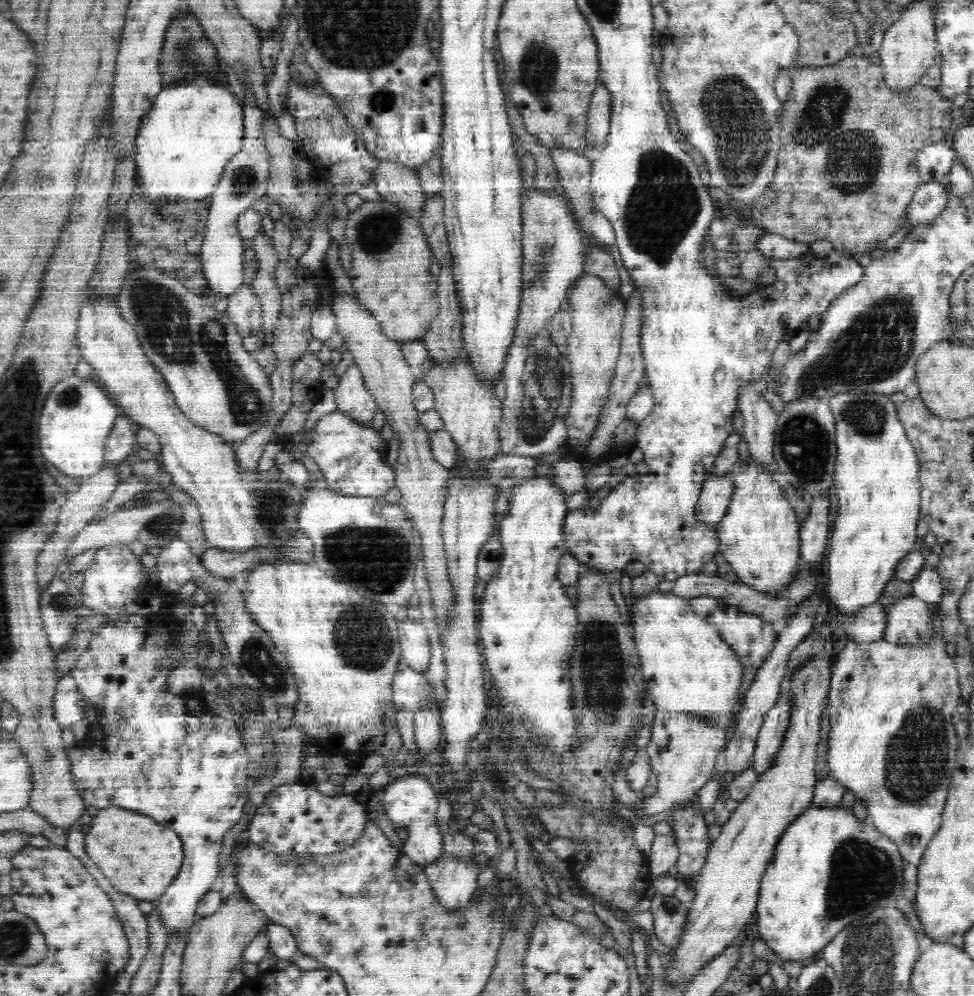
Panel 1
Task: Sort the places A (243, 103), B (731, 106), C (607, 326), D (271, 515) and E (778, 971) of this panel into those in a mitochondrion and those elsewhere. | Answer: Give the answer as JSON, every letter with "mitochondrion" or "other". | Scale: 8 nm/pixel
{"A":"other","B":"mitochondrion","C":"other","D":"mitochondrion","E":"other"}

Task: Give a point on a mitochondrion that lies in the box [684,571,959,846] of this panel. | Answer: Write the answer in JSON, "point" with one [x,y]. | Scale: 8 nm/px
{"point":[917,754]}

